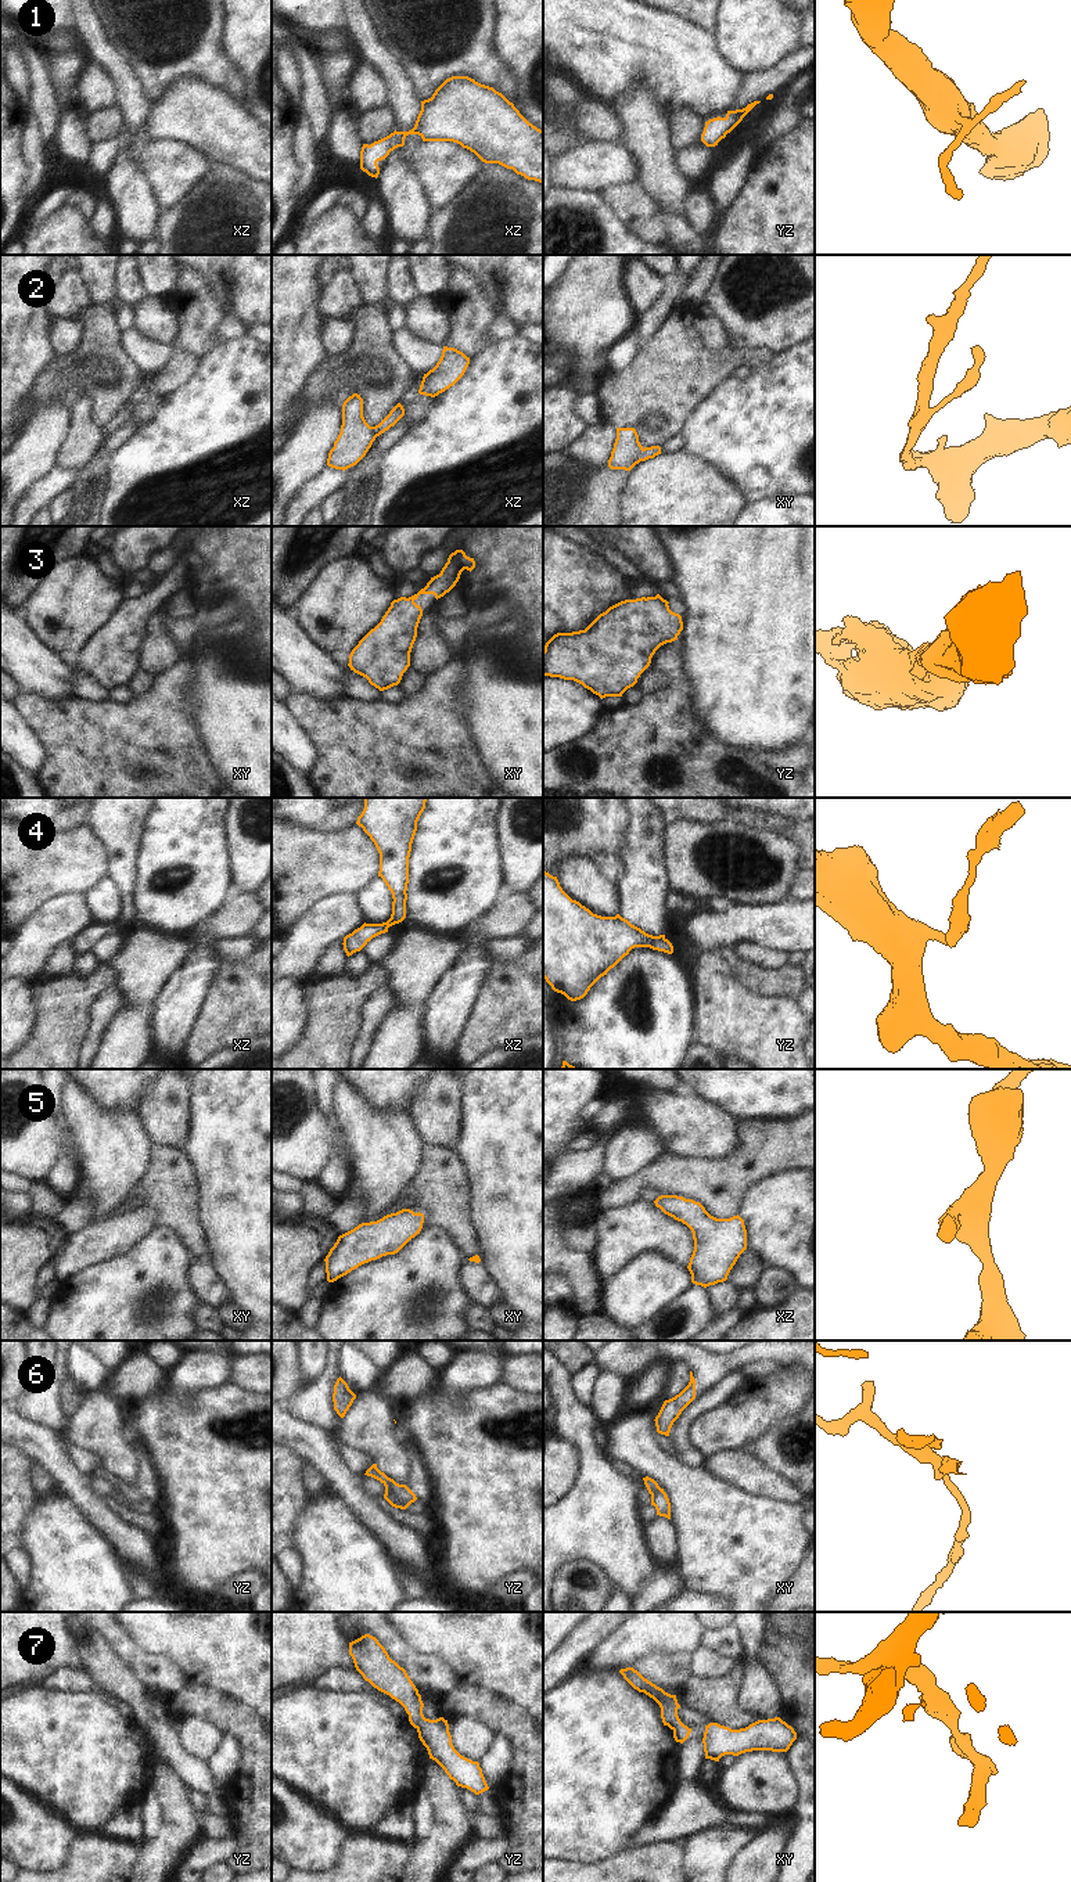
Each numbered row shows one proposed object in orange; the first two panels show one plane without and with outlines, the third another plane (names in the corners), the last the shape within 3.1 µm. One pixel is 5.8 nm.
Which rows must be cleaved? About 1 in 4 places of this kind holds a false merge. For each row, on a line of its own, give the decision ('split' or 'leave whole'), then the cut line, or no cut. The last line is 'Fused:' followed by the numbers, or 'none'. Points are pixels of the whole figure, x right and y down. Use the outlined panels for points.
1: leave whole; no cut
2: leave whole; no cut
3: leave whole; no cut
4: leave whole; no cut
5: leave whole; no cut
6: split; cut in yz along (384, 1483), (406, 1507)
7: leave whole; no cut
Fused: 6

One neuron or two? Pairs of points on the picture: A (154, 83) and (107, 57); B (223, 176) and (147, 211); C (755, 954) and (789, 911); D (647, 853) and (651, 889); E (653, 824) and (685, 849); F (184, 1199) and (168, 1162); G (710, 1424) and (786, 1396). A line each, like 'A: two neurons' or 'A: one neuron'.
A: two neurons
B: two neurons
C: two neurons
D: one neuron
E: two neurons
F: one neuron
G: one neuron

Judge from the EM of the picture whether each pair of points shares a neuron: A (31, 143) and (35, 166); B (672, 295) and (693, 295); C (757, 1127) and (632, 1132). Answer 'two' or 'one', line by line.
A: one
B: two
C: two

